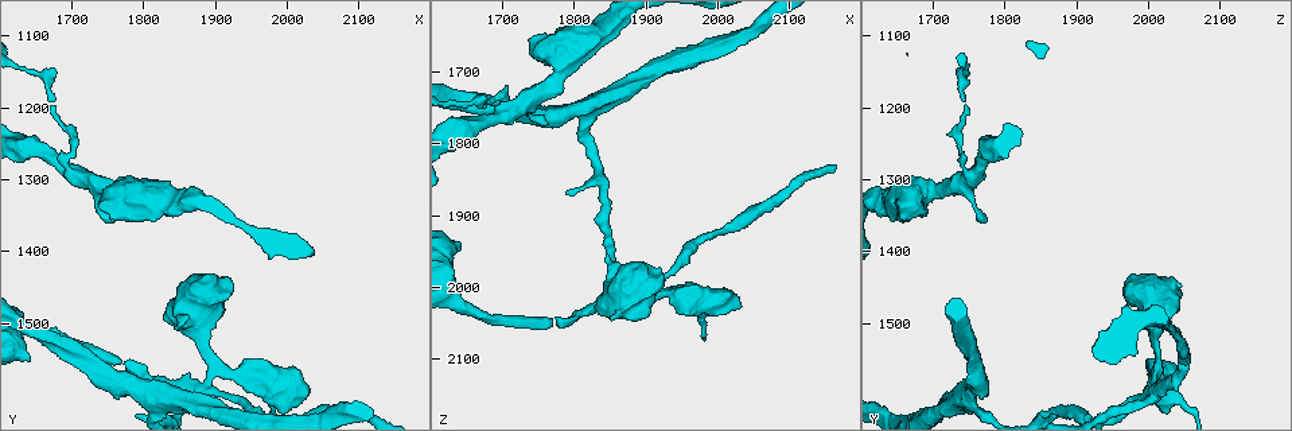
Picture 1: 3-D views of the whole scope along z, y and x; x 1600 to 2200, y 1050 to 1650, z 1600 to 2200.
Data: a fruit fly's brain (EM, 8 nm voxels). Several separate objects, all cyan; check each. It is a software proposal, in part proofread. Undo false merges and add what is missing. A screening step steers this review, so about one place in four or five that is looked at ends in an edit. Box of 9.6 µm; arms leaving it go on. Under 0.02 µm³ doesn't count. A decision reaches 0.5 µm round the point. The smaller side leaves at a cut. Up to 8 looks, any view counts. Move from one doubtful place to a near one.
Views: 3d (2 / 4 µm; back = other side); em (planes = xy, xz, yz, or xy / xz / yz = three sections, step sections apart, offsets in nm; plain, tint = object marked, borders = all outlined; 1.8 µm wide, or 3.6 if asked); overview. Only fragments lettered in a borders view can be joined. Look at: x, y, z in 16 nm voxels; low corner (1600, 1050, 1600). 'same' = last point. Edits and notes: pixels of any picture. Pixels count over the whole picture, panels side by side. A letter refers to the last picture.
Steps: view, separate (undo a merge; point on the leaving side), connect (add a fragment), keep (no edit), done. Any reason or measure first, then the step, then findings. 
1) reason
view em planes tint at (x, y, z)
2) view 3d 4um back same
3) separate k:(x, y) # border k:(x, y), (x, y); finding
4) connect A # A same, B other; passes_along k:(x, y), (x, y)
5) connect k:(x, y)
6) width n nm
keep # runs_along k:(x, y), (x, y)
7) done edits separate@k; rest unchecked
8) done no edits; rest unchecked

view em xy step 4 tint at (1705, 1295, 1755)

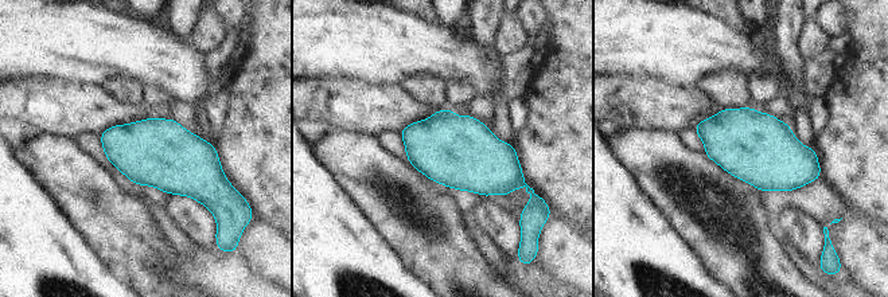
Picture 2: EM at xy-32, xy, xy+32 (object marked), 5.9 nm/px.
cut it another way
view em planes borders same

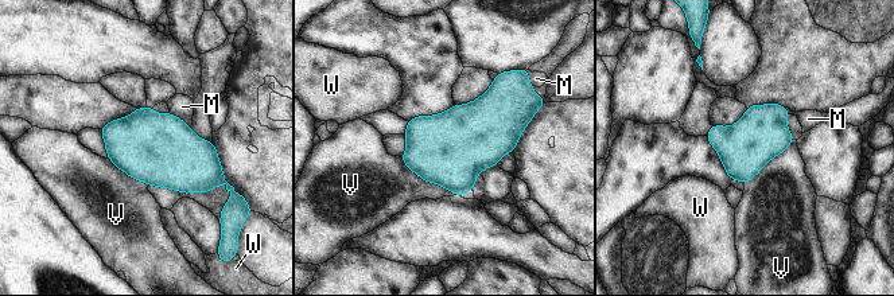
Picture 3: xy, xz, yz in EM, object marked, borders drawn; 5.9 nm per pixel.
keep # M other, V other, W other; border 3:(399, 156), (424, 180), (454, 194); continuous, no second neuron

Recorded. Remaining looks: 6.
four or more arms meet
view 3d 4um at (1900, 1560, 2010)

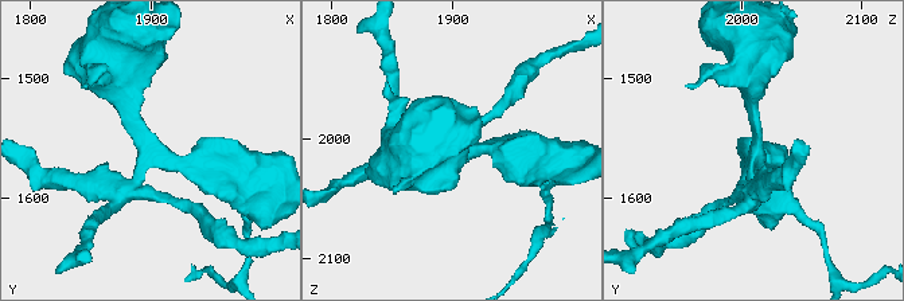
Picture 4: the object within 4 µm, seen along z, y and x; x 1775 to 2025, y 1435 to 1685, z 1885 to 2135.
arms 4; now the EM
view em planes borders at (1896, 1562, 2012)

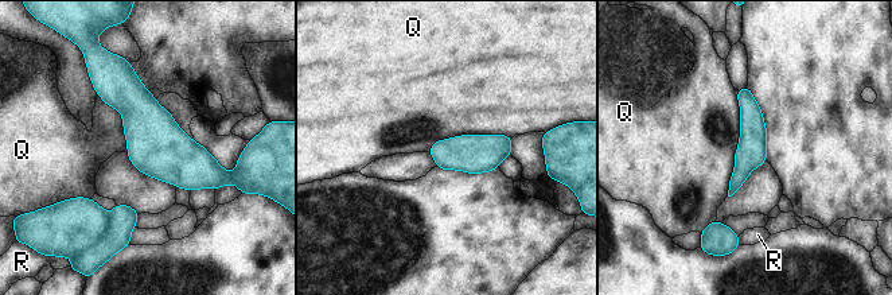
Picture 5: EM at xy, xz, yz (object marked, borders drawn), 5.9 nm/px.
separate 5:(73, 224) # Q other, R other; border 5:(110, 214), (110, 229), (105, 236); a second neuron is stuck on

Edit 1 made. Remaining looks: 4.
redraw
view overview

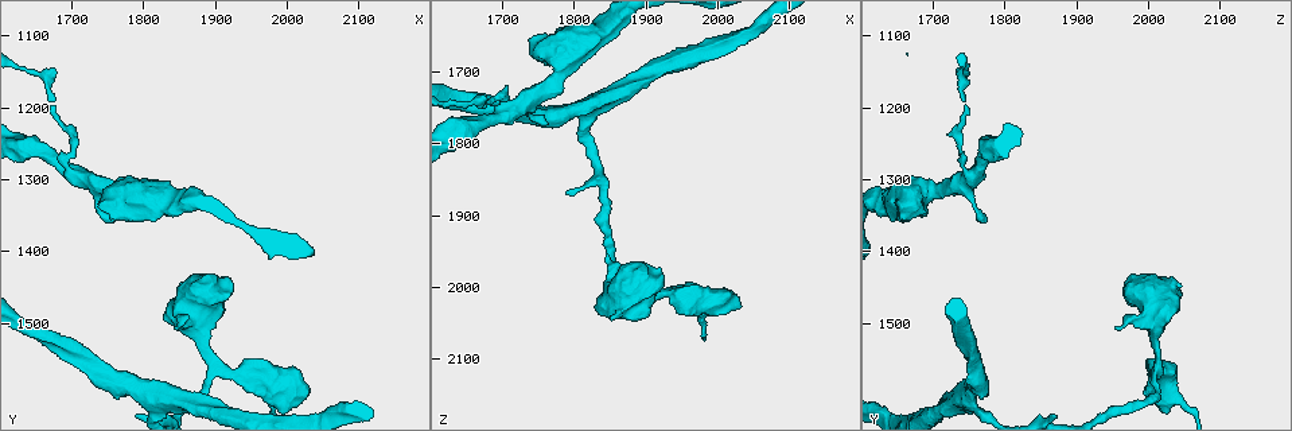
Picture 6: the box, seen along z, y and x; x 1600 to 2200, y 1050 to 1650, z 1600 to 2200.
calibre changes
view 3d 2um at (1820, 1610, 1755)

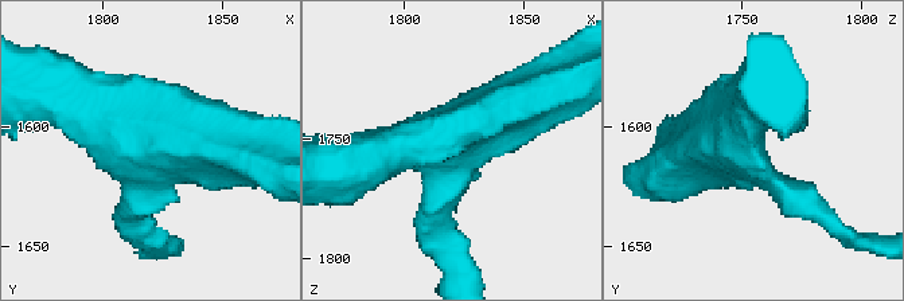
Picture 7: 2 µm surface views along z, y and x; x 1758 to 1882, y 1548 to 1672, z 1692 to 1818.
arms 3; arm_widths 170, 360, 380 nm
view em planes borders at (1820, 1616, 1755)

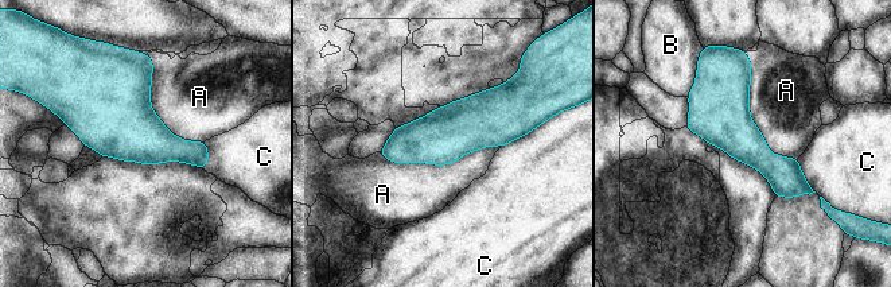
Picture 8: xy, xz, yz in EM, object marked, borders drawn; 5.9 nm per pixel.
width 300 nm
keep # A other, B other, C other; border 8:(744, 53), (750, 117), (797, 159); continuous, no second neuron

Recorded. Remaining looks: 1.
done edits separate@5; rest unchecked

